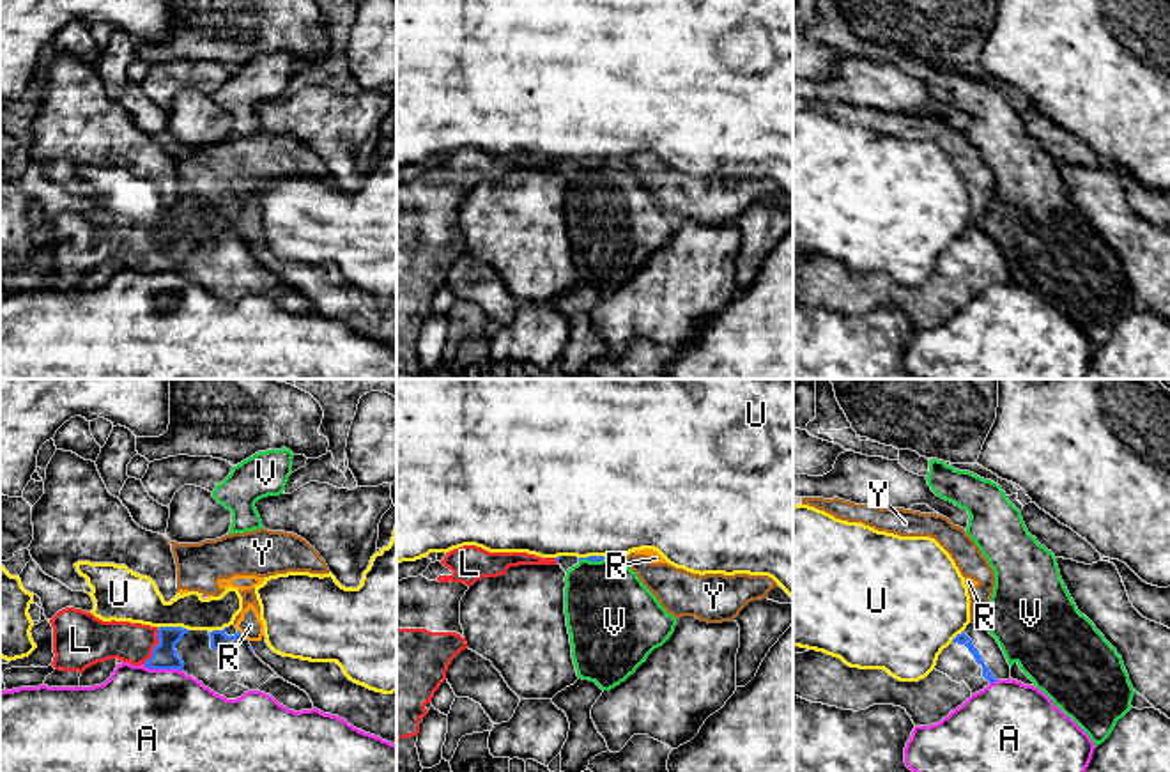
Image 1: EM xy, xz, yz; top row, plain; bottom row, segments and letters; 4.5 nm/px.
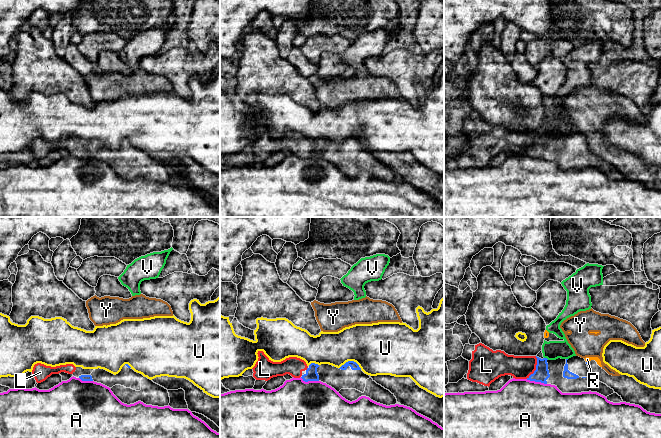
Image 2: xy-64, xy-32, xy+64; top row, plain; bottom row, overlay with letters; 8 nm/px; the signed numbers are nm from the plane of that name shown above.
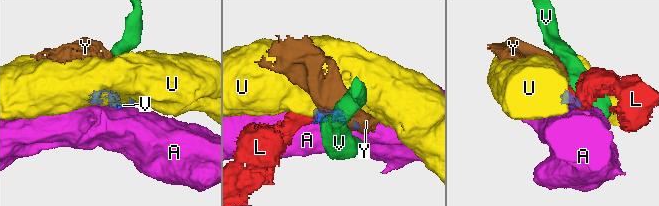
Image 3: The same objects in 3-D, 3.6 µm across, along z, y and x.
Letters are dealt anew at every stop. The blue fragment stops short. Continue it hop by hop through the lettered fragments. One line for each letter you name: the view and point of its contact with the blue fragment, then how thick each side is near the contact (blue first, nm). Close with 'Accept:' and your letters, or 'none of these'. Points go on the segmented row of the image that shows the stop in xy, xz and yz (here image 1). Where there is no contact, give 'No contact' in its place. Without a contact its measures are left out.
L: Touches blue at xy (154, 647). Thickness 110 nm (blue) against 180 nm
Accept: L

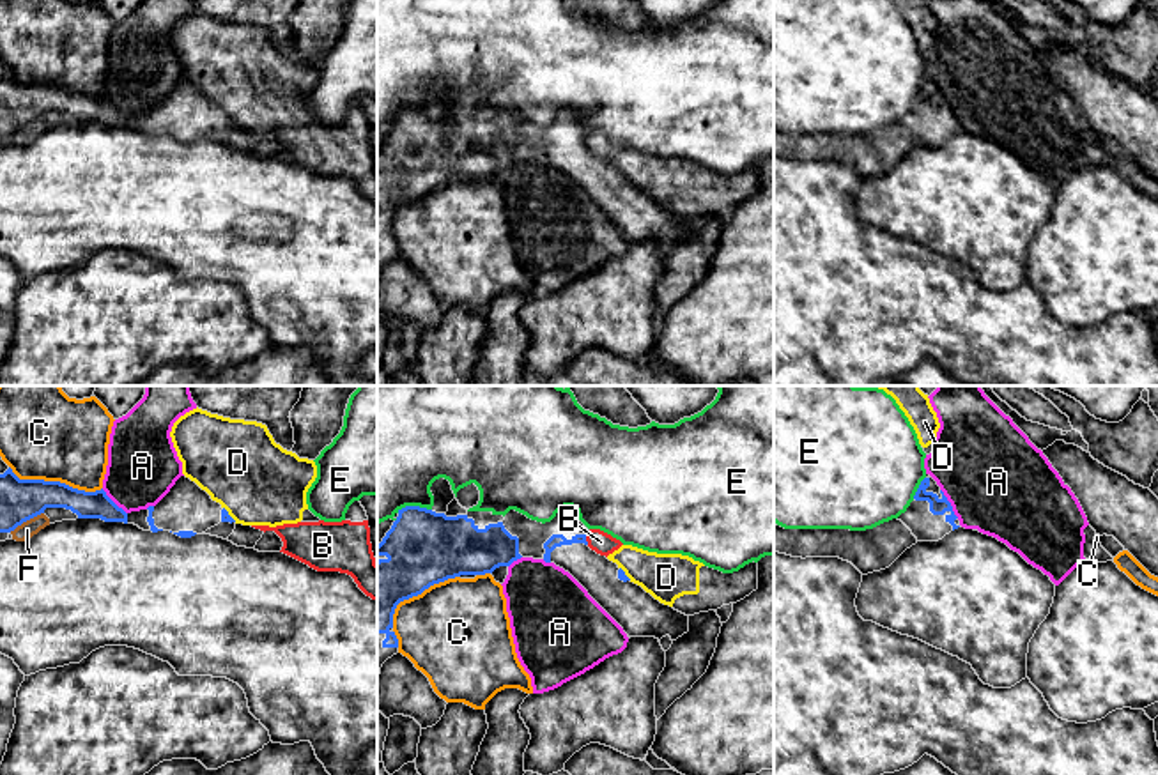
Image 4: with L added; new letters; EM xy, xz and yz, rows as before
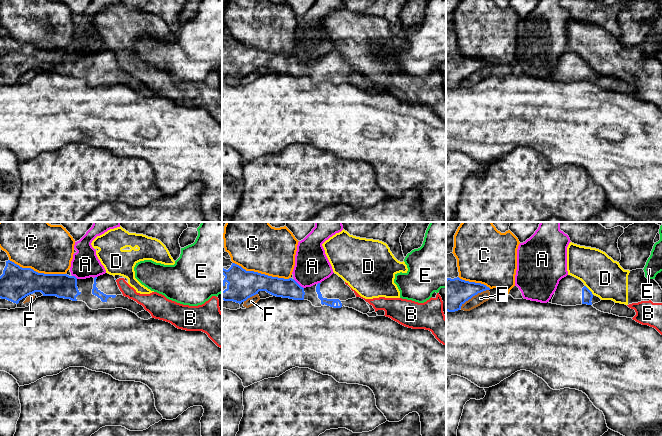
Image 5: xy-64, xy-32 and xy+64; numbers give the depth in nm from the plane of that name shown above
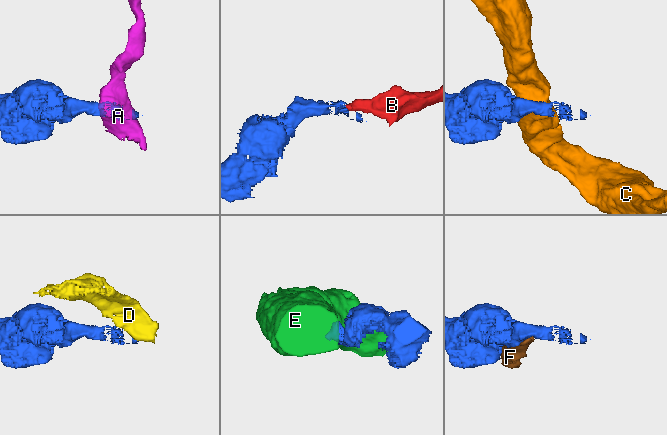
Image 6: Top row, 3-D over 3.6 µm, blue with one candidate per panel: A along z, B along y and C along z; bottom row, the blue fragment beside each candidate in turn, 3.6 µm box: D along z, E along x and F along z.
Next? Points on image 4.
Accept: none of these

